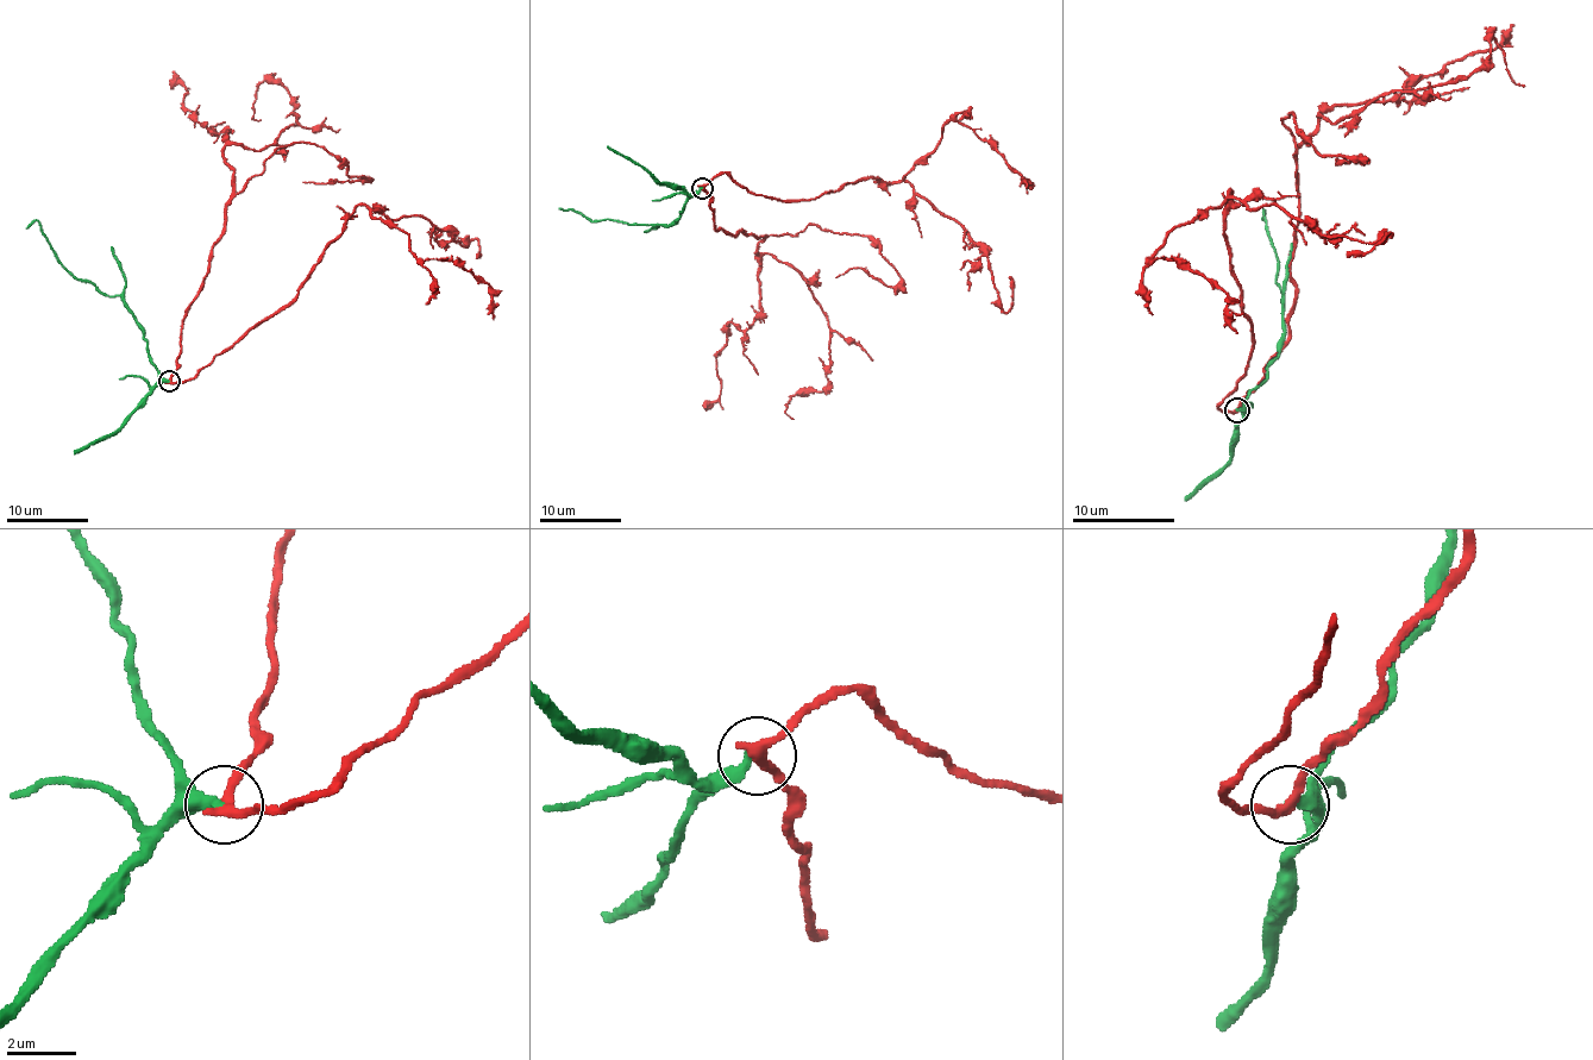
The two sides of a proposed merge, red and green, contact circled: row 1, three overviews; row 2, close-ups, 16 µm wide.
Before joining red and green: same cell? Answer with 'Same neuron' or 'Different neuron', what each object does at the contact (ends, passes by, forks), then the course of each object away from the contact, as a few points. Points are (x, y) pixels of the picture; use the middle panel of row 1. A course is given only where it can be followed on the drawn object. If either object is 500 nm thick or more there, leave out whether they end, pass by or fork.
Different neuron. At the ring red passes by. At the ring green ends. Course of red: (703, 188), (715, 230), (766, 236), (756, 252), (795, 270), (831, 330), (828, 386), (795, 394), (792, 419). Course of green: (703, 188), (666, 225), (593, 219), (559, 207)

